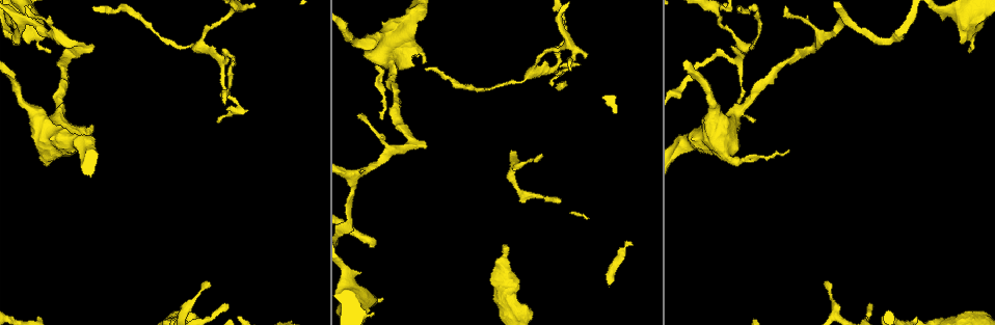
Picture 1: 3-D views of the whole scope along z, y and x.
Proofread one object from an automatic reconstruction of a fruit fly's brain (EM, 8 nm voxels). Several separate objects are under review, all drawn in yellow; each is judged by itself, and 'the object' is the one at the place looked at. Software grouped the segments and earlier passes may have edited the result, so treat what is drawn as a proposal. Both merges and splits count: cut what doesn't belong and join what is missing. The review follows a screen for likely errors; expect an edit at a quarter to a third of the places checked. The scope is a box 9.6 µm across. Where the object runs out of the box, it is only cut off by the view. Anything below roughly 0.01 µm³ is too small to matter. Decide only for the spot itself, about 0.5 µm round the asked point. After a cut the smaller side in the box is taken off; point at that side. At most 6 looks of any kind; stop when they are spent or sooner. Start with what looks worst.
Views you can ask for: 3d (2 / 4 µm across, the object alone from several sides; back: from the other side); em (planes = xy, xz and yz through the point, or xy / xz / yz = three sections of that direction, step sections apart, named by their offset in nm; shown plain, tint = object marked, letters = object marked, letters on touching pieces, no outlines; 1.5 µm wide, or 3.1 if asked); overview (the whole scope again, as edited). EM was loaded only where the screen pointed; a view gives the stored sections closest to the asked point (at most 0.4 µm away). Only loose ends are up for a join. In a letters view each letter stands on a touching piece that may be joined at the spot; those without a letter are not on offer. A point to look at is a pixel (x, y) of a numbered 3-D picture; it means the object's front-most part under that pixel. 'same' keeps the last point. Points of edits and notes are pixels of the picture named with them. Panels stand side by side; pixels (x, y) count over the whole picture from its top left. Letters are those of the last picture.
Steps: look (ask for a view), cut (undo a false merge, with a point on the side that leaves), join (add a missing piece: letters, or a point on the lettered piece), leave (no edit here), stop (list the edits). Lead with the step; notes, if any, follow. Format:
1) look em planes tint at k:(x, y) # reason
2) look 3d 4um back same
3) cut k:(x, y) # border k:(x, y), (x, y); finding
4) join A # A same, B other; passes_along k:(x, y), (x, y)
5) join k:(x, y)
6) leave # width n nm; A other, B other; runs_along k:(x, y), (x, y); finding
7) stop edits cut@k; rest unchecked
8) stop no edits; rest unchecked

look 3d 4um at 1:(944, 20) # thick end

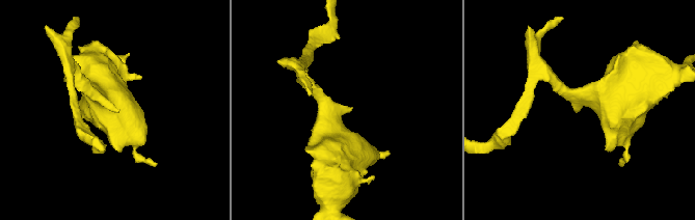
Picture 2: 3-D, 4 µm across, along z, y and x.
look em planes tint at 2:(118, 109)

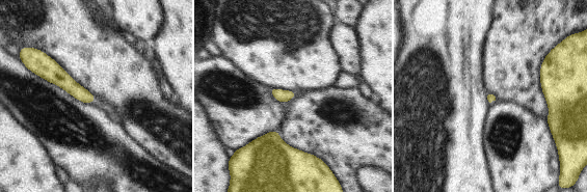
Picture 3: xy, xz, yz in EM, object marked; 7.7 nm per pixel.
look em planes letters same # see the neighbours

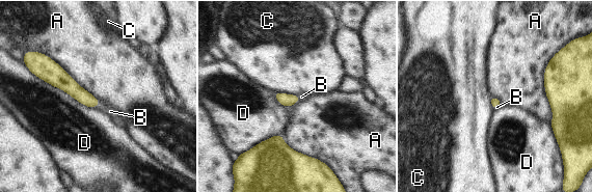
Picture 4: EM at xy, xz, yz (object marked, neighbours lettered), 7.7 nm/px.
join B # longest_contact D 600 nm; A other, B same, C other, D other; passes_along 4:(71, 87), (99, 103), (110, 111); it goes on there

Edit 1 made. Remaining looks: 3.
look em xz step 8 tint at 1:(561, 200) # tapers out

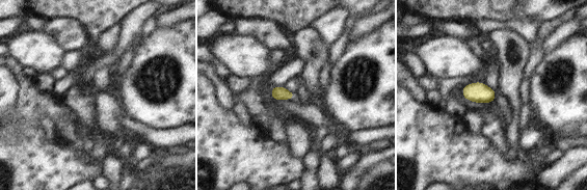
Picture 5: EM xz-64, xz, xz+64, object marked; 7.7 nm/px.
look em planes letters same

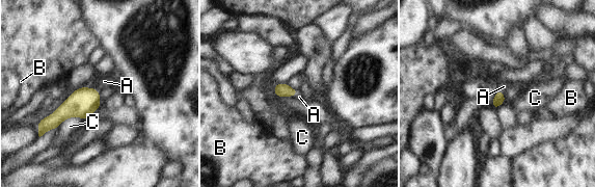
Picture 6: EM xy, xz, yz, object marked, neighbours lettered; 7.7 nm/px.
join A # width 90 nm; A same, B other, C other; passes_along 6:(281, 89), (295, 95), (299, 97); the neuron continues

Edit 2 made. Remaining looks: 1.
stop edits join@4, join@6; rest unchecked

